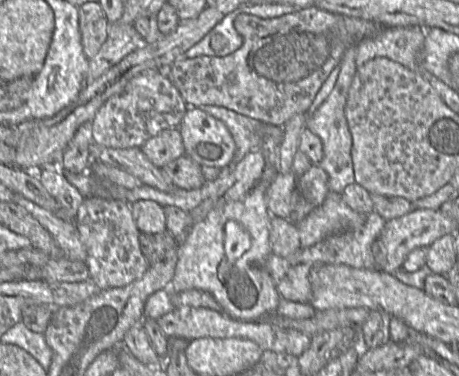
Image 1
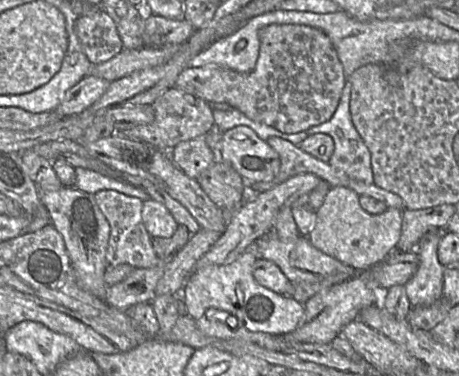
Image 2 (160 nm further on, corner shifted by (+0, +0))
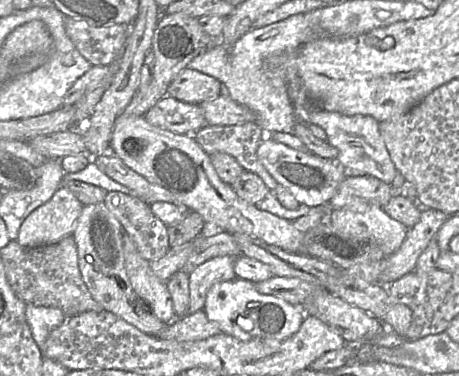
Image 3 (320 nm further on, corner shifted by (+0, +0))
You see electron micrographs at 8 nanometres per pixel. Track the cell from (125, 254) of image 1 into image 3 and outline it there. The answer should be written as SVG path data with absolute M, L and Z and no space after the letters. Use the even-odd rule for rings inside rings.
M109 191L103 205L119 221L144 259L156 261L170 250L168 226L152 213L147 203L135 196Z

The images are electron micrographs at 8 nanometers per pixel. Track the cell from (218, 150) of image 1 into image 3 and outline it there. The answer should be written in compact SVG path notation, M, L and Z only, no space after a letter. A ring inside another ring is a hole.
M266 136L259 144L257 157L273 179L287 188L299 204L316 207L329 203L338 186L347 176L346 169L336 160L317 156L309 150L303 152Z

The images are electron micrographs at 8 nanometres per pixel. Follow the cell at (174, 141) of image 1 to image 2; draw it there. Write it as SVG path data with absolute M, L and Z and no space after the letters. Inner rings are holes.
M203 138L182 141L168 152L173 163L195 180L211 164L220 161Z

